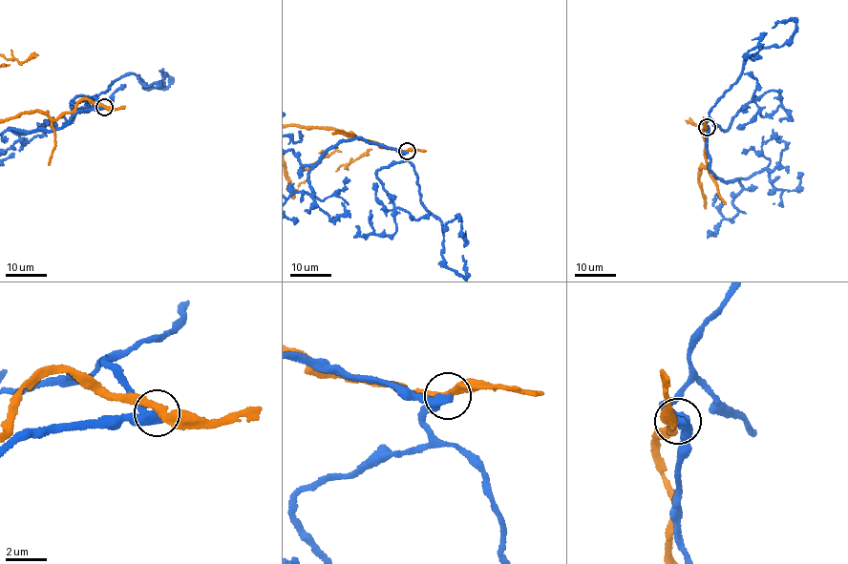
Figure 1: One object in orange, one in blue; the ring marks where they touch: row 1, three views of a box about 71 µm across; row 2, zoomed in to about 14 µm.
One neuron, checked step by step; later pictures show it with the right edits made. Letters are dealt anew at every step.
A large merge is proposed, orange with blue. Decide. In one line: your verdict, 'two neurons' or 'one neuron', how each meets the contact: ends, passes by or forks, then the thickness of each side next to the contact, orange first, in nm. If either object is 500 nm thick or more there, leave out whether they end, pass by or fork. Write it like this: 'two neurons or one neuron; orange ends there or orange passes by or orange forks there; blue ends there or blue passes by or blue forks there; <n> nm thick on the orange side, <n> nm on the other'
two neurons; orange passes by; blue passes by; 320 nm thick on the orange side, 360 nm on the other

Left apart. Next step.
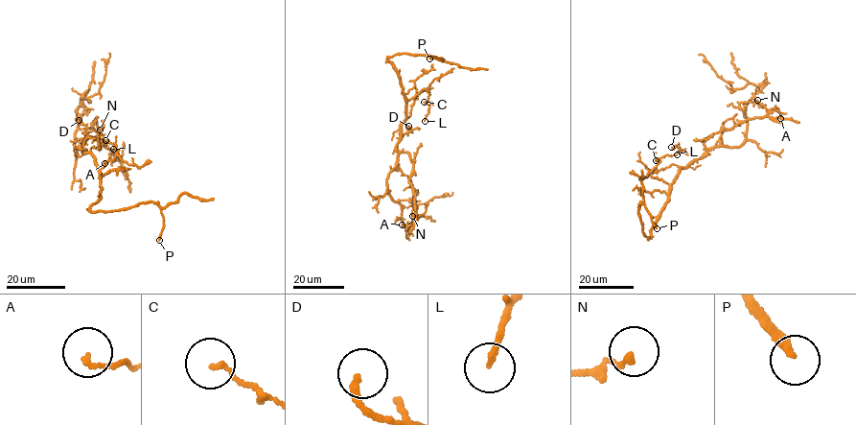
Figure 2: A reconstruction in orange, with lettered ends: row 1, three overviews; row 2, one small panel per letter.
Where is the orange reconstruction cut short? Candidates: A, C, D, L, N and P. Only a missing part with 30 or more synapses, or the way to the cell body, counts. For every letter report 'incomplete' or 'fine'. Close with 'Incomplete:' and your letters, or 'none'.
A: fine
C: fine
D: fine
L: fine
N: fine
P: incomplete
Incomplete: P

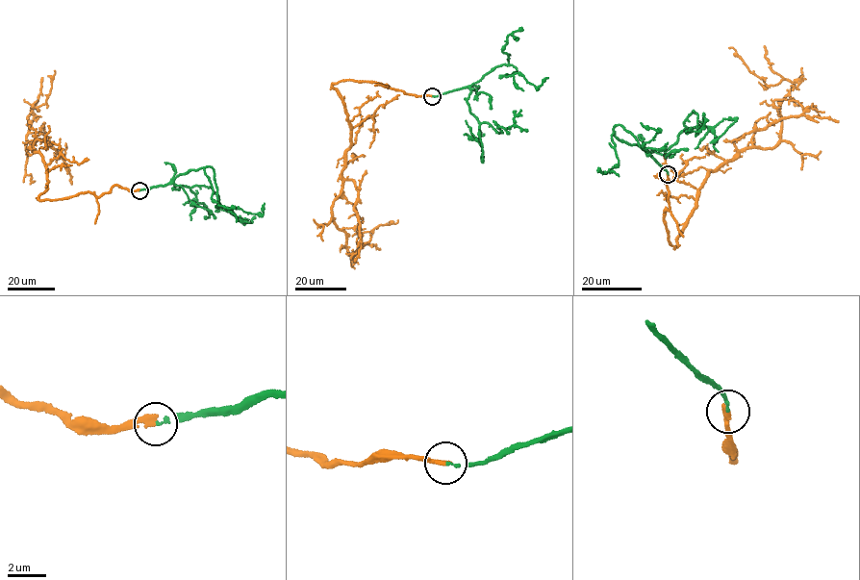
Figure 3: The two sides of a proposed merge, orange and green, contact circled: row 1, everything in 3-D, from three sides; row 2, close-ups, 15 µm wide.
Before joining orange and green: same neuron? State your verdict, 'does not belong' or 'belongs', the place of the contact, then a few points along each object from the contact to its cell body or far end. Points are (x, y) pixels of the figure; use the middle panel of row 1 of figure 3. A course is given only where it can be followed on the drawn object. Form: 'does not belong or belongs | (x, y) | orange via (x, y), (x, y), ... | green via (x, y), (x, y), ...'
belongs | (432, 96) | orange via (432, 96), (375, 82), (333, 84), (351, 128), (332, 208), (348, 253), (358, 249), (363, 233), (397, 220) | green via (432, 96), (468, 87), (505, 64), (517, 70), (505, 76), (518, 72), (538, 87), (548, 77)

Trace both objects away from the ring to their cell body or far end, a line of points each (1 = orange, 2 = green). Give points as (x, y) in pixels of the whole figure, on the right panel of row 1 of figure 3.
1: (668, 174), (664, 218), (674, 248), (709, 171), (780, 139), (780, 101), (793, 83), (767, 86), (729, 48)
2: (668, 174), (642, 147), (614, 135), (613, 130), (619, 124), (647, 150), (642, 146), (658, 131), (640, 123)

